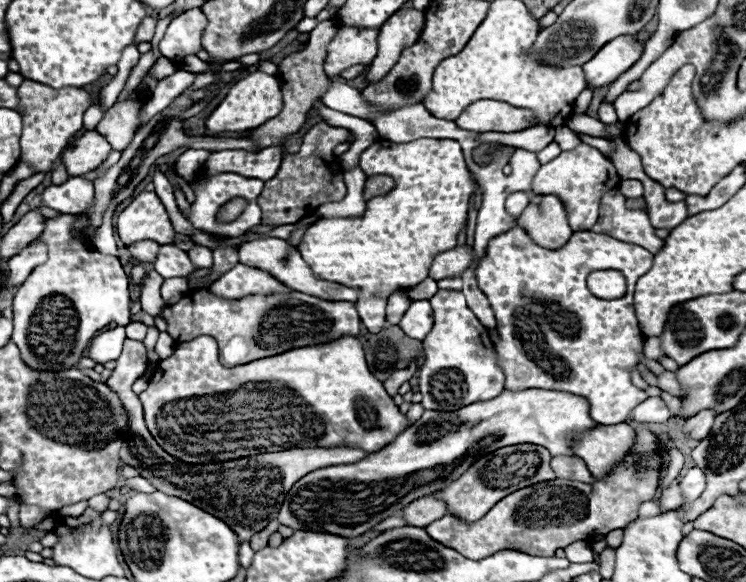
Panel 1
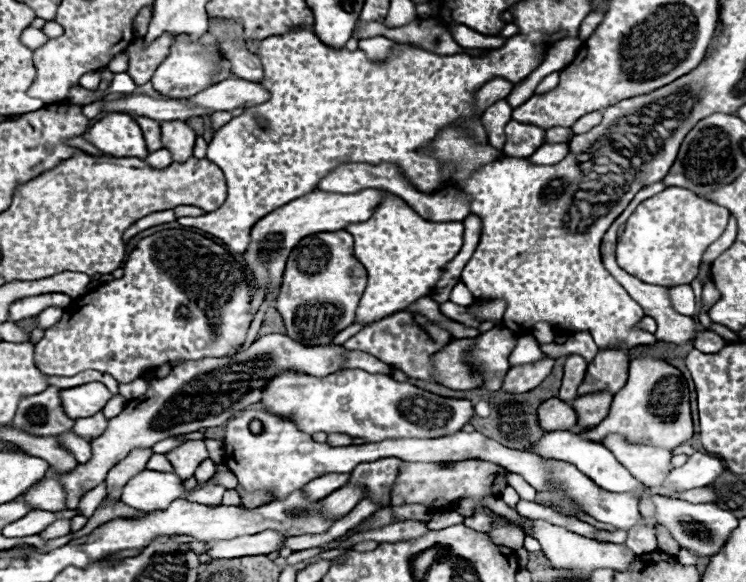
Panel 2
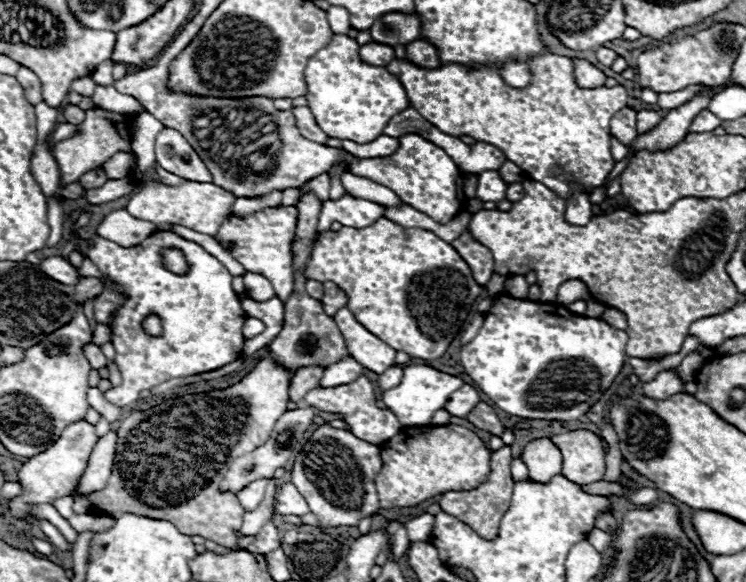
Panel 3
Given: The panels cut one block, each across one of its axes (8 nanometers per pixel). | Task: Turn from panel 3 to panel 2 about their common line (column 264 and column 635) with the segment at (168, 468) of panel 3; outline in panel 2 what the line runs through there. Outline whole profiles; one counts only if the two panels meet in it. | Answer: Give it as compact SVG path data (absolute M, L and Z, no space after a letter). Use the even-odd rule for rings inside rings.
M638 356L630 362L630 376L628 376L628 382L622 390L618 390L614 394L614 400L612 400L612 406L610 406L610 414L590 432L582 434L584 438L588 440L594 440L594 442L600 442L604 436L608 434L622 434L626 436L630 442L644 442L644 444L656 444L660 448L676 448L680 444L684 444L686 440L690 440L694 436L694 430L692 430L692 414L690 414L690 390L688 390L688 384L682 376L682 372L668 364L664 358L660 356Z

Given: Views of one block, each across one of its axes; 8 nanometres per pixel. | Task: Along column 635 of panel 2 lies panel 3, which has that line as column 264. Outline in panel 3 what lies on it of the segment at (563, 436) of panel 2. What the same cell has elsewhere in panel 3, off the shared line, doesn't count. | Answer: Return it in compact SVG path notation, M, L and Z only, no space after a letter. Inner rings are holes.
M254 480L238 492L238 500L244 506L244 510L254 510L258 506L258 502L264 498L266 486L268 486L268 480Z

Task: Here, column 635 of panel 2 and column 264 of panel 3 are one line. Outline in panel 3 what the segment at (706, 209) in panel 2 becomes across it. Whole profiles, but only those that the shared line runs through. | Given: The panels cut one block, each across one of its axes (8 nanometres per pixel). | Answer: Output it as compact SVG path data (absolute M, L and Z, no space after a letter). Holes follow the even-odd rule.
M276 206L276 208L268 208L264 212L256 212L244 220L230 216L228 220L224 220L218 234L214 236L216 240L238 244L236 250L232 250L232 256L246 270L266 276L282 300L286 300L292 292L292 241L297 215L296 206Z

